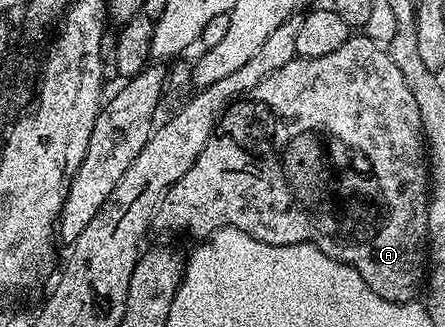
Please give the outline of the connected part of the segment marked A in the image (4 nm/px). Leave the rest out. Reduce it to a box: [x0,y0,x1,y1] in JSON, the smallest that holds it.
[156,34,429,304]

